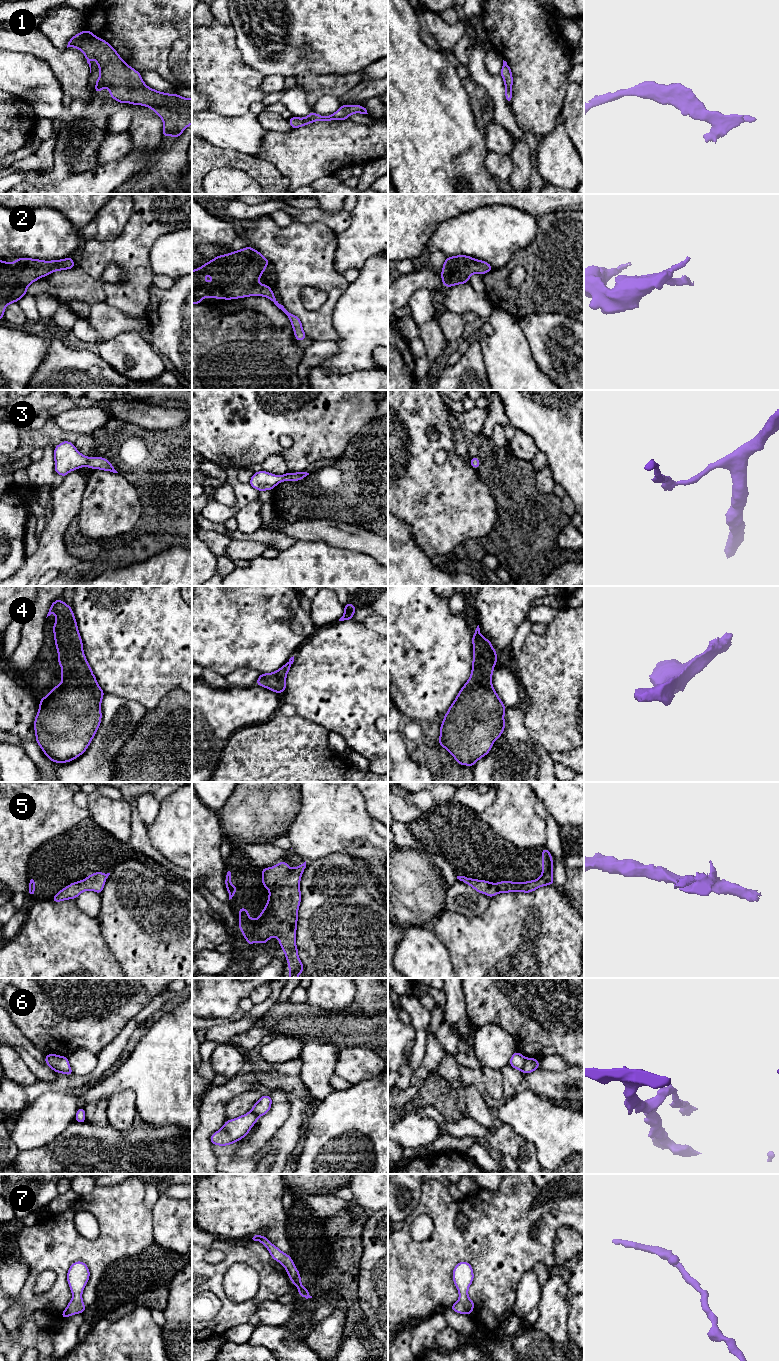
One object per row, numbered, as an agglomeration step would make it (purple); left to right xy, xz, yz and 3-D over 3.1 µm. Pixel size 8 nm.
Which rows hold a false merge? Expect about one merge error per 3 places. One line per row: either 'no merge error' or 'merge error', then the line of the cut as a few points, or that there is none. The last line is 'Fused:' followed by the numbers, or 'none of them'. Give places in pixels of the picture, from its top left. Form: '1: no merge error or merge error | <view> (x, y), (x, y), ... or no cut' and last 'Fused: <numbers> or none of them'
1: no merge error | no cut
2: no merge error | no cut
3: no merge error | no cut
4: no merge error | no cut
5: no merge error | no cut
6: no merge error | no cut
7: no merge error | no cut
Fused: none of them

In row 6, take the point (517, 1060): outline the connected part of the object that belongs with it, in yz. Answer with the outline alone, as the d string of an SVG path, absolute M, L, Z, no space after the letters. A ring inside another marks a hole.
M515 1051L510 1058L509 1065L524 1074L528 1074L539 1069L539 1060L536 1058L525 1058L524 1055Z

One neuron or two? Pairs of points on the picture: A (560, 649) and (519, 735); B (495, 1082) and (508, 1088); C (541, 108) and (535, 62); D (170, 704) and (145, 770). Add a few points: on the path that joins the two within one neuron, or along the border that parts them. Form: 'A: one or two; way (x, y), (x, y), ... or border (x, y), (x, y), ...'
A: two; border (521, 706), (524, 712), (524, 726), (539, 742)
B: two; border (500, 1071), (503, 1099)
C: one; way (540, 97), (540, 73)
D: one; way (168, 720), (168, 747), (161, 754)

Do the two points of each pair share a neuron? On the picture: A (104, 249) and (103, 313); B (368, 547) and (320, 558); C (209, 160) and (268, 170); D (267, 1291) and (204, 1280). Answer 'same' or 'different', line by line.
A: different
B: different
C: same
D: same

